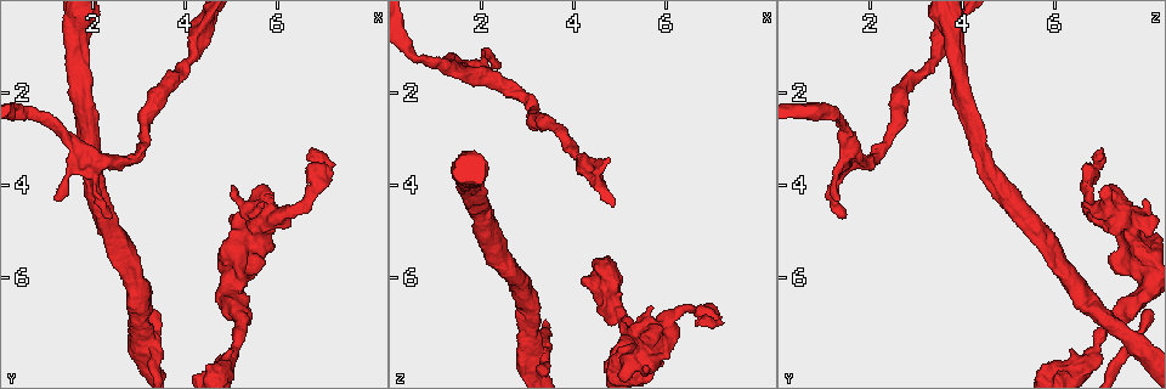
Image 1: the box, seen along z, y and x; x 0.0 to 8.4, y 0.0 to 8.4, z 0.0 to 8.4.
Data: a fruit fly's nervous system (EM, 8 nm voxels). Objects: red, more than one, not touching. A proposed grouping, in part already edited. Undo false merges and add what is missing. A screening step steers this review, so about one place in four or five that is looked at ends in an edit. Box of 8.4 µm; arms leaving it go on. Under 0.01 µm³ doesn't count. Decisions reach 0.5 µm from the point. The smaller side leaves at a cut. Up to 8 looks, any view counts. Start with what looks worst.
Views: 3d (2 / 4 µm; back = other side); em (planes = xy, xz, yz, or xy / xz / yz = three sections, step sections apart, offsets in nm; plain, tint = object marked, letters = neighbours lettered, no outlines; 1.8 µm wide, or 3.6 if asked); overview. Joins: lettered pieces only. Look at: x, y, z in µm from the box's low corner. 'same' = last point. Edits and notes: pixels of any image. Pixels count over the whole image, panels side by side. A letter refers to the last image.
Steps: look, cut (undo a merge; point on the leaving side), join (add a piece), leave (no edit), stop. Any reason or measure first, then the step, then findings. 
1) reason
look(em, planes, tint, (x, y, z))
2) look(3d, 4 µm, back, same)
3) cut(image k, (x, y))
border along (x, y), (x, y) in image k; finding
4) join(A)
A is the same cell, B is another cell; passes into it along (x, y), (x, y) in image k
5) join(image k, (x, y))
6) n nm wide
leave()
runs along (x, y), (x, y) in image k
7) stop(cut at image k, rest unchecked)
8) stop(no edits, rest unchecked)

four arms meet
look(em, planes, tint, (3.20, 7.45, 7.65))

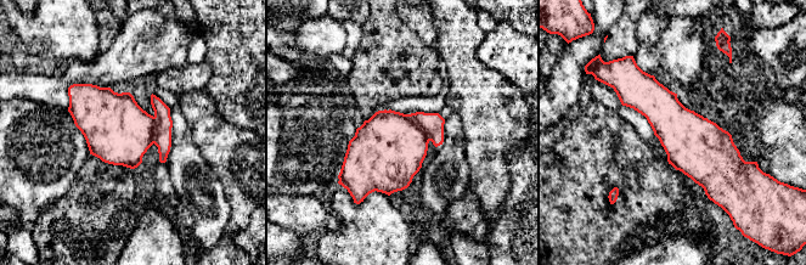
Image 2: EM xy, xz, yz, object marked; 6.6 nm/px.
look(em, planes, letters, same)

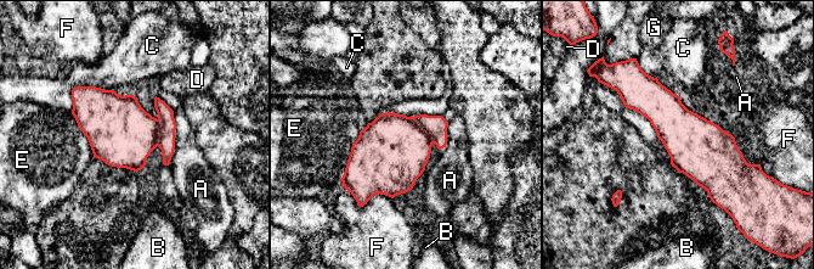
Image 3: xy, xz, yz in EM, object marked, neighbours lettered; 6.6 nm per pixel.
cut(image 3, (165, 141))
A, B, C, D, E, F and G are other cells; the part that leaves runs along (157, 101), (167, 121), (167, 161) in image 3; two cells meet here

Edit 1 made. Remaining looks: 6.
see it whole again
look(overview)

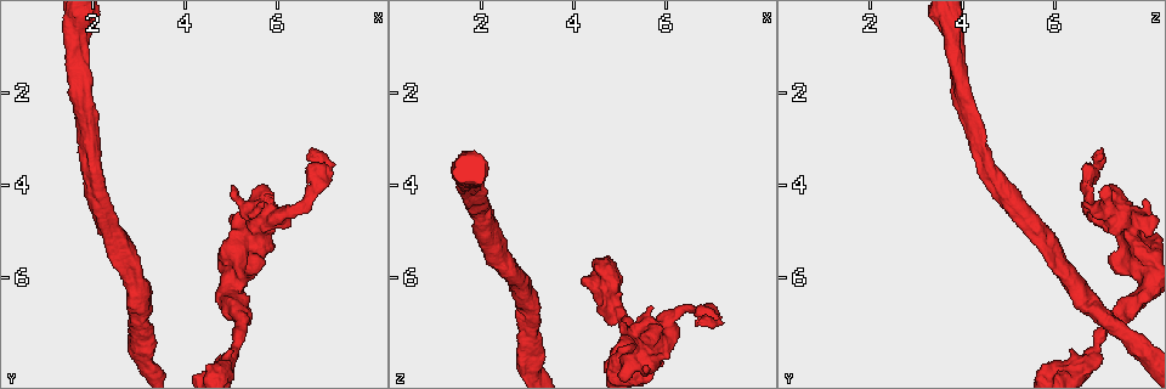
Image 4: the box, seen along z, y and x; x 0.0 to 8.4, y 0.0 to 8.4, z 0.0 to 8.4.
sudden change in width
look(em, 3.6 µm, planes, letters, (1.70, 0.60, 3.75))

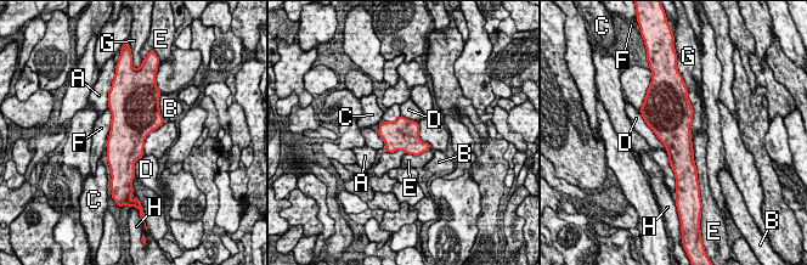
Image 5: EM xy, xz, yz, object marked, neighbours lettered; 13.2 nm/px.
420 nm wide; D touches over 650 nm
leave()
A, B, C, D, E, F, G and H are other cells; all the same cell

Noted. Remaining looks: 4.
stop(cut at image 3, rest unchecked)

